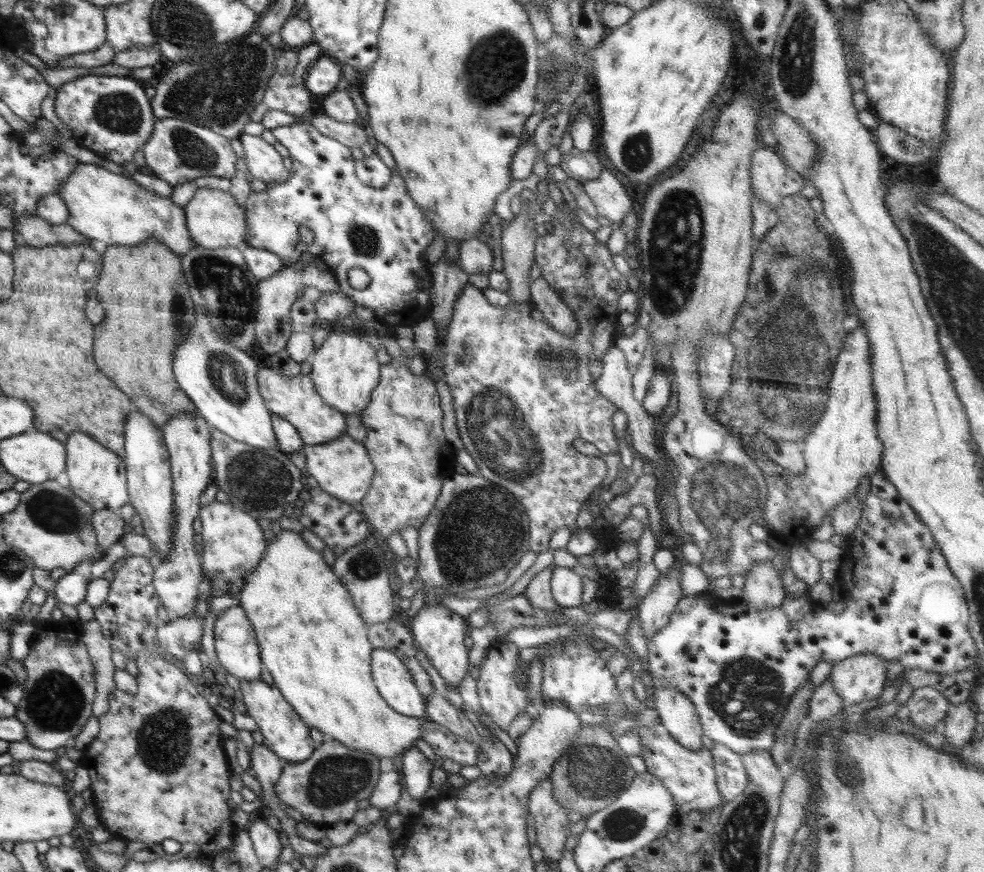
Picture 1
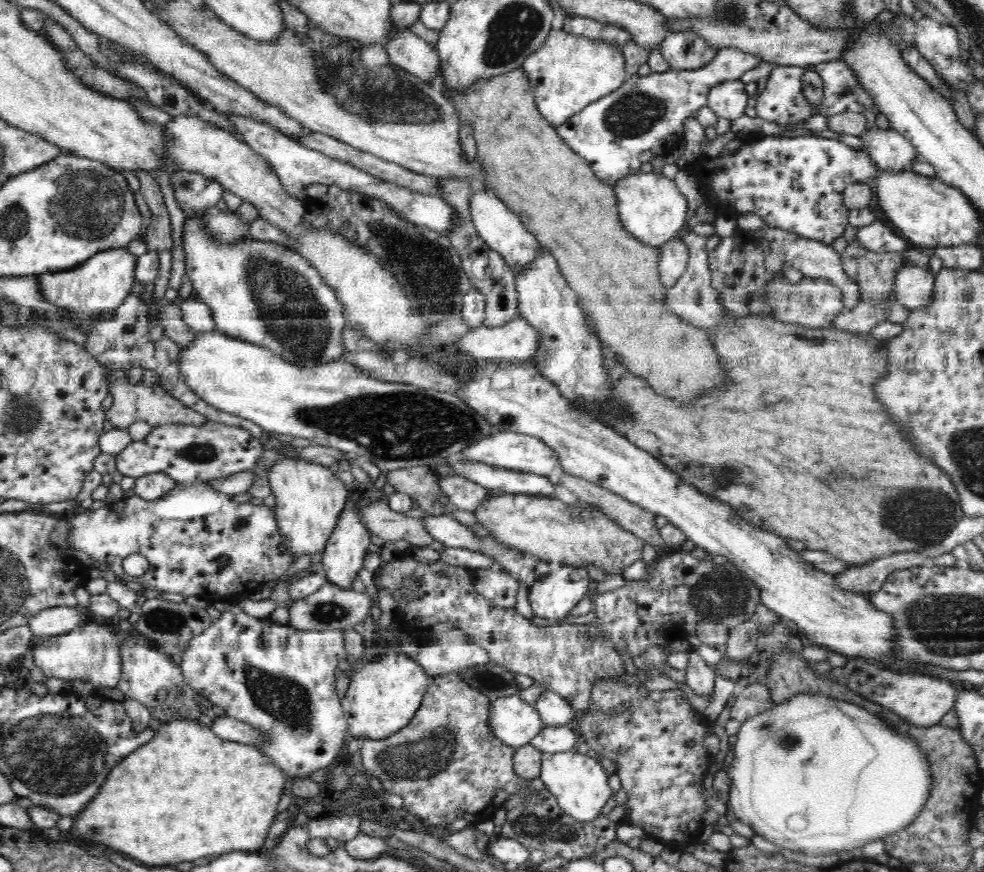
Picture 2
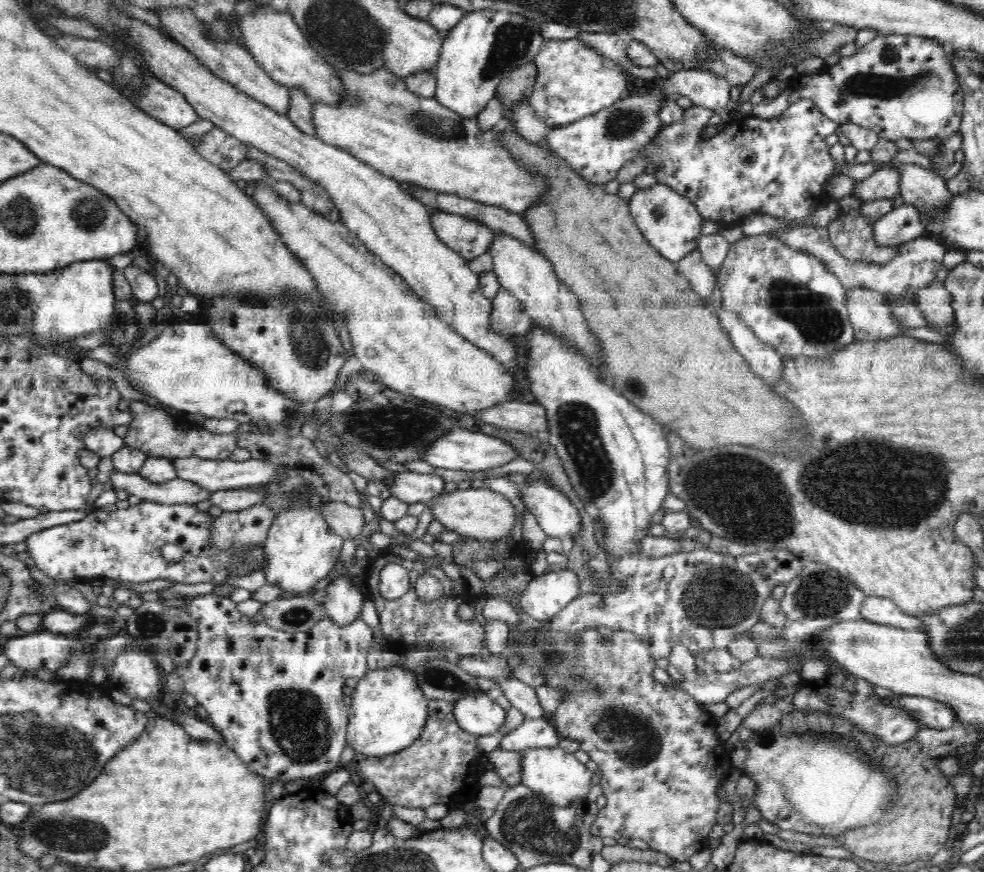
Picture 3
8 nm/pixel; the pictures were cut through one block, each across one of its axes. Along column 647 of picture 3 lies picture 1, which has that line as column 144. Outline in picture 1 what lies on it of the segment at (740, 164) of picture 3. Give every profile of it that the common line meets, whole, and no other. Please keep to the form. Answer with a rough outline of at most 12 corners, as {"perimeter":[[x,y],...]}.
{"perimeter":[[179,118],[157,119],[146,166],[173,188],[232,179],[231,140]]}

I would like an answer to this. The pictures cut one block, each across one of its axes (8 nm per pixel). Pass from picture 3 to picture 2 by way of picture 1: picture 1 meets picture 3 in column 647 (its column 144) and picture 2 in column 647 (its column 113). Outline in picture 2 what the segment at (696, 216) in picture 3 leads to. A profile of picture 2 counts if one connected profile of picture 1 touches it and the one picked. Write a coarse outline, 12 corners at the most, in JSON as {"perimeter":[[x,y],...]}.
{"perimeter":[[628,173],[613,188],[619,223],[658,248],[688,203],[674,179]]}

